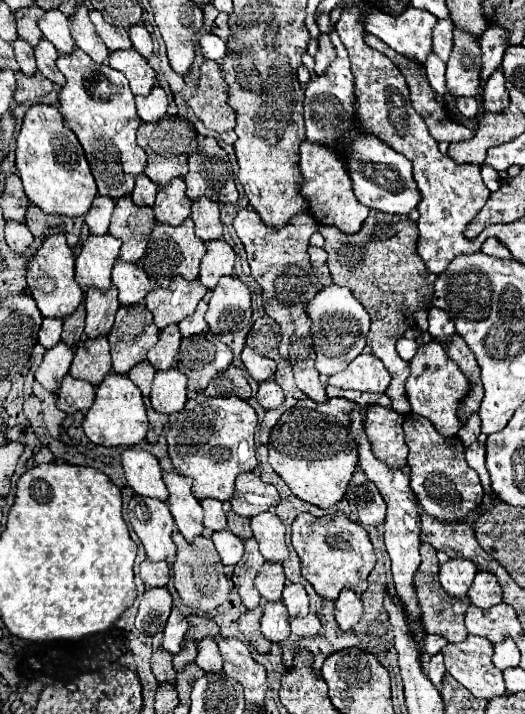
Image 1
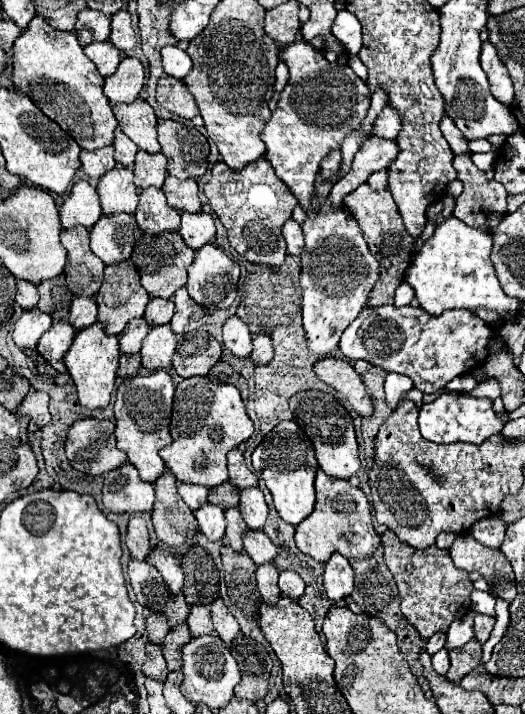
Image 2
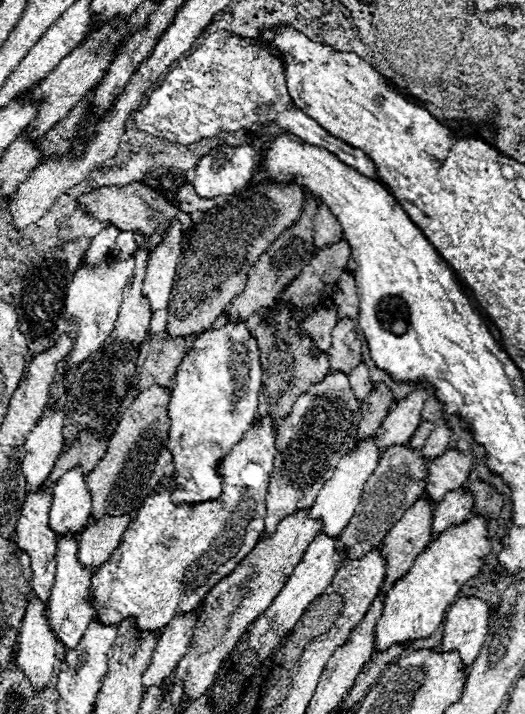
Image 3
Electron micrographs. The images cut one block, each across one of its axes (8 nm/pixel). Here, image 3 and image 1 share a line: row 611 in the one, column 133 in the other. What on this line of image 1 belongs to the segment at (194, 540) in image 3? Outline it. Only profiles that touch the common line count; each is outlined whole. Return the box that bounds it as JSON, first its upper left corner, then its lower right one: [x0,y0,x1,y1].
[58,48,146,200]

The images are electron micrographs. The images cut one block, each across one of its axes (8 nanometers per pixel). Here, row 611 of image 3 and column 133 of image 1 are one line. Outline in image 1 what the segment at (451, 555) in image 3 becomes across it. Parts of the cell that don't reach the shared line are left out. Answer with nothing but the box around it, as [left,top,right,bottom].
[82,374,148,448]

